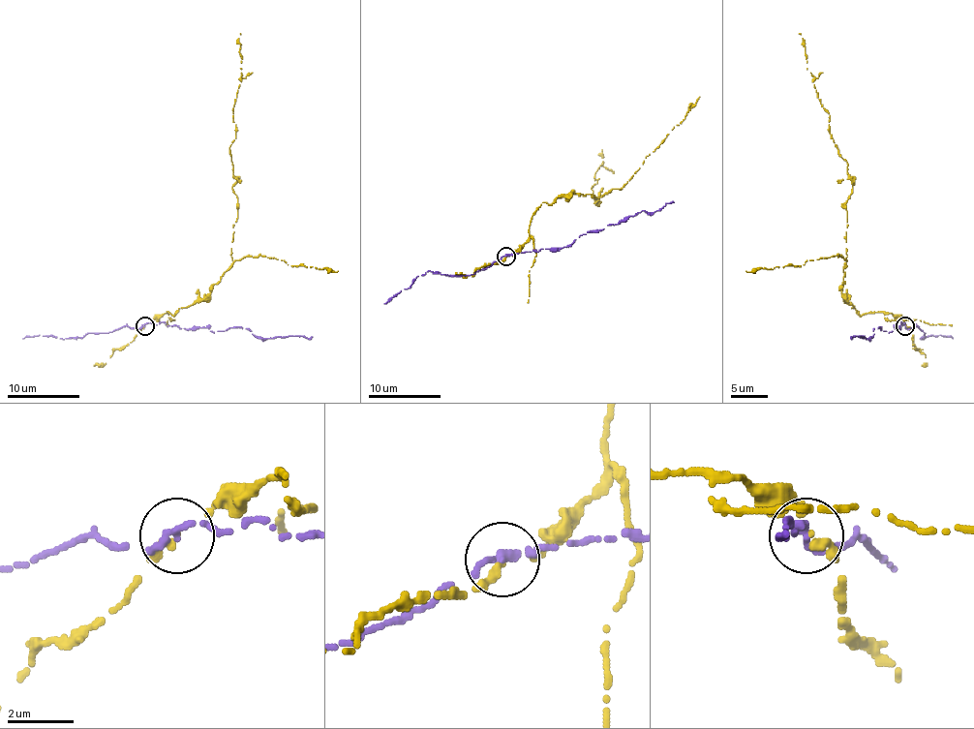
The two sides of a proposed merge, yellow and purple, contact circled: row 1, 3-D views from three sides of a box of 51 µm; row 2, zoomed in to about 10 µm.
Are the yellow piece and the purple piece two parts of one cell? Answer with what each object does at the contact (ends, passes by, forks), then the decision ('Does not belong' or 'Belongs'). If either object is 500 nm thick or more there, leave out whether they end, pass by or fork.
At the ring yellow passes by. At the ring purple passes by. Does not belong

